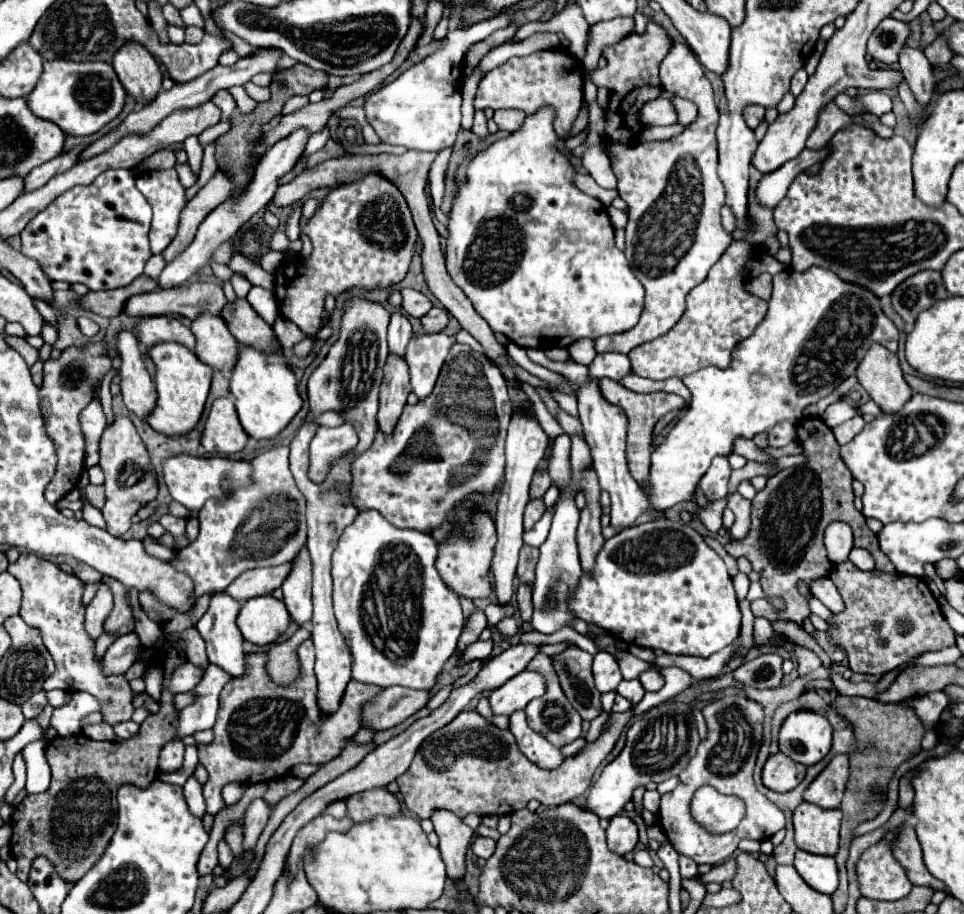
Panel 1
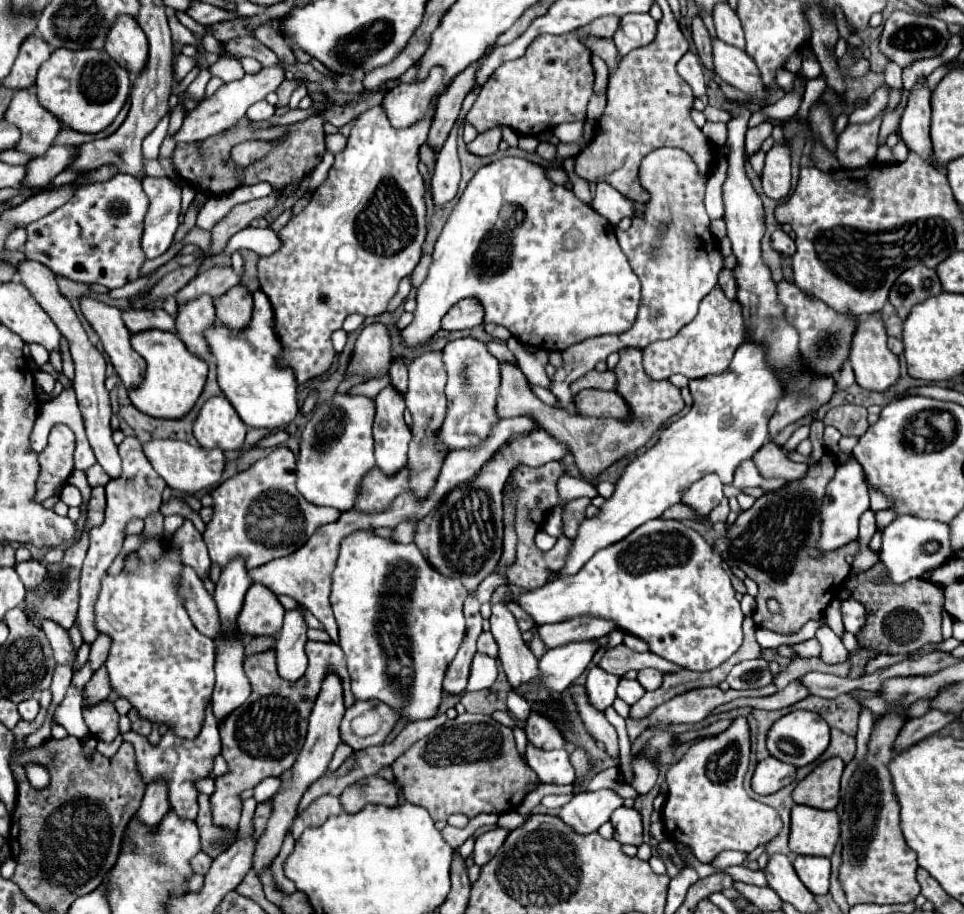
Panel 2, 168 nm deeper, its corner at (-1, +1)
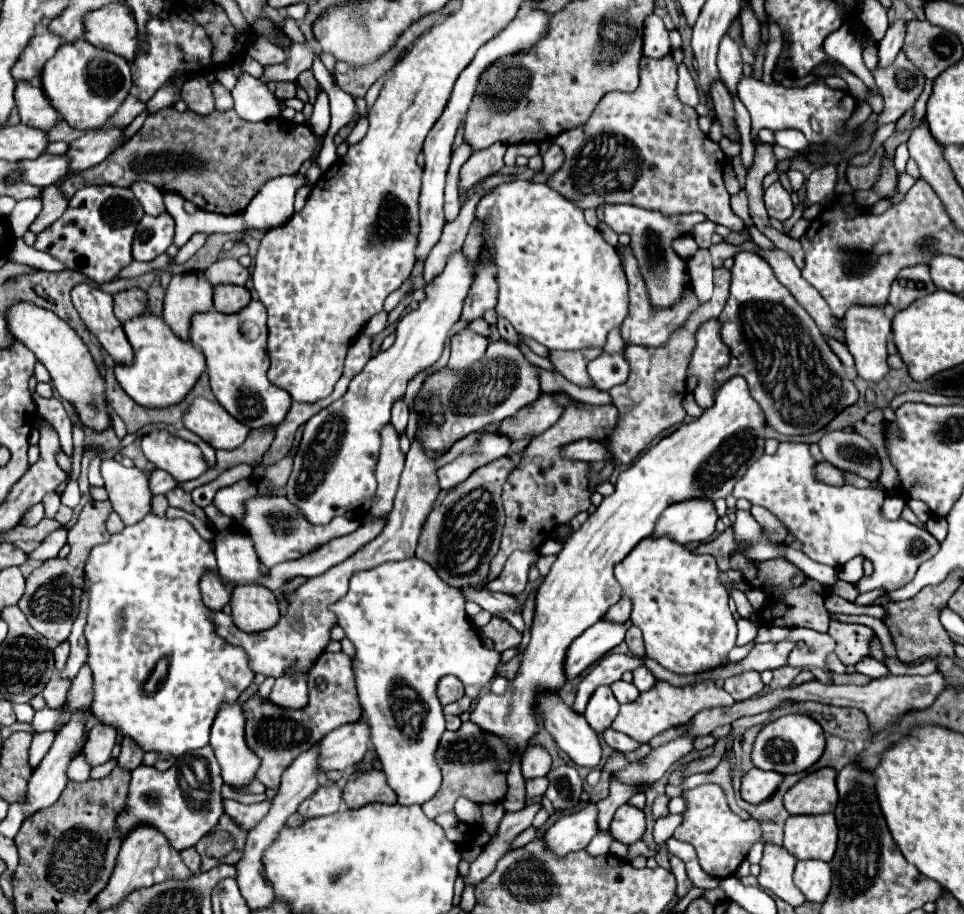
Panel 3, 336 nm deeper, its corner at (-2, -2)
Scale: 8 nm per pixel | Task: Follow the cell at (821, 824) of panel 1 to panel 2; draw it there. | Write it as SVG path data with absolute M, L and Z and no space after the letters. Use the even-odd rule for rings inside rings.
M796 805L792 809L790 849L796 855L830 857L840 837L840 817L836 811Z

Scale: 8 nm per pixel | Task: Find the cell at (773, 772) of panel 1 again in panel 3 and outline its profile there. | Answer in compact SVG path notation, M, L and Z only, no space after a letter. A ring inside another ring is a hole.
M751 768L743 780L741 780L741 798L749 804L761 804L775 792L775 788L781 784L783 776L777 772L763 772L759 768Z

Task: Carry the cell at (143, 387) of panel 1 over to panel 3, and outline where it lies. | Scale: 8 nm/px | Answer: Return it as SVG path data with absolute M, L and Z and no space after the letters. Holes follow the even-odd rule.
M77 284L71 290L73 306L87 328L99 338L101 346L115 362L131 362L133 348L123 332L121 322L113 314L113 296L89 284Z

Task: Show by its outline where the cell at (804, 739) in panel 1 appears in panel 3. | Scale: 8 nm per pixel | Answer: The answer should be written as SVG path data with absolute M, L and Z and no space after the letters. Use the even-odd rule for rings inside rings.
M787 714L781 716L761 728L753 742L751 760L753 766L759 770L773 770L779 774L799 774L805 772L809 766L813 766L825 750L825 734L815 720L803 714Z

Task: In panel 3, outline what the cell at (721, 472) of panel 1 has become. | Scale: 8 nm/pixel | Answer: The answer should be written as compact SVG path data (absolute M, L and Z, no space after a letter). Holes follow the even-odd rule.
M685 500L671 504L655 524L653 538L667 536L677 544L705 542L715 532L717 514L711 500Z

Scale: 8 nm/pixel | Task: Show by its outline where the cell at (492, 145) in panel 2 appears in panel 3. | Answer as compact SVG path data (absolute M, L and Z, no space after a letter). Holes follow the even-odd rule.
M493 144L487 150L475 152L471 154L471 158L463 164L461 168L461 176L459 176L459 190L469 192L469 188L481 184L485 178L501 172L503 164L503 154L505 154L507 146L505 144Z

